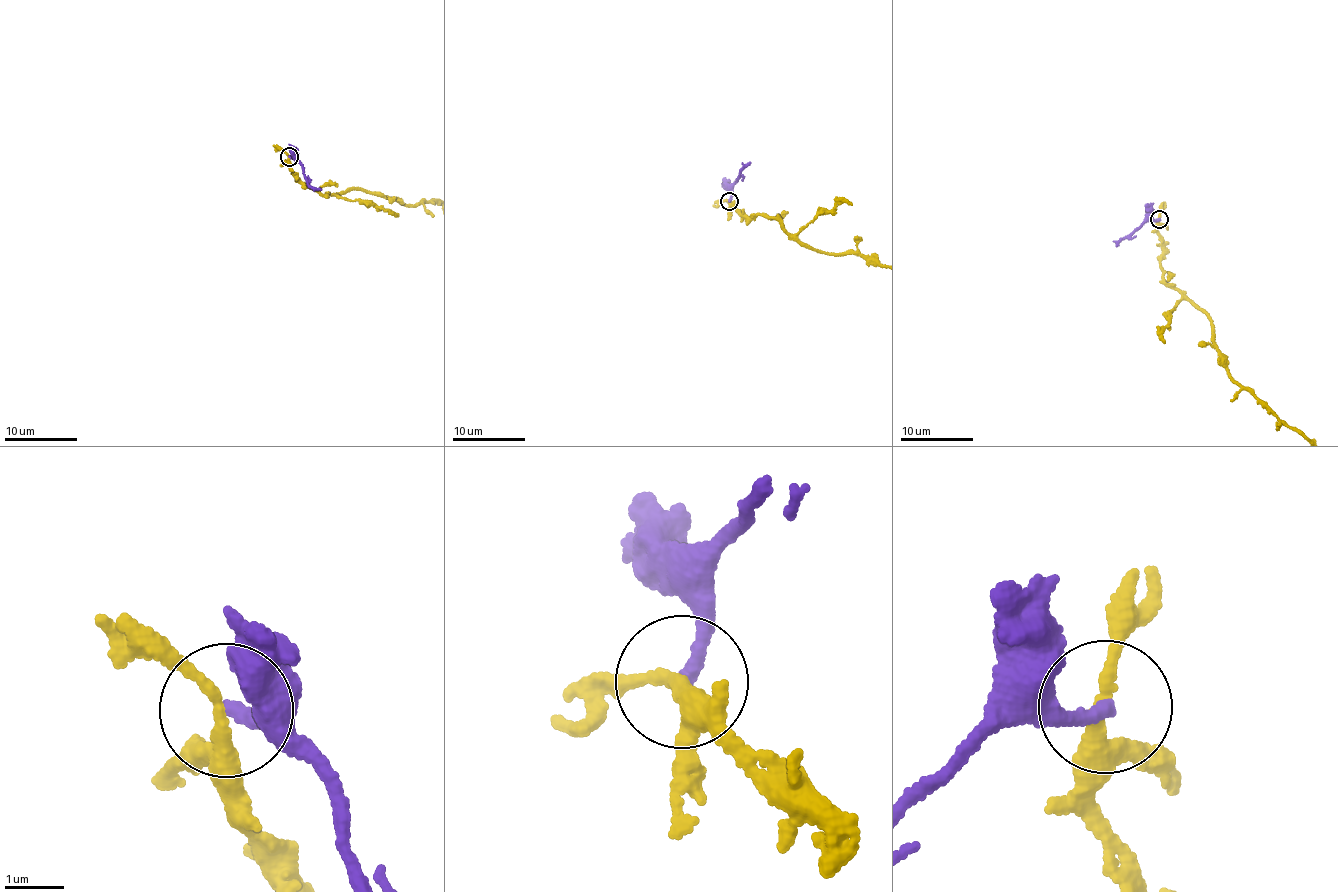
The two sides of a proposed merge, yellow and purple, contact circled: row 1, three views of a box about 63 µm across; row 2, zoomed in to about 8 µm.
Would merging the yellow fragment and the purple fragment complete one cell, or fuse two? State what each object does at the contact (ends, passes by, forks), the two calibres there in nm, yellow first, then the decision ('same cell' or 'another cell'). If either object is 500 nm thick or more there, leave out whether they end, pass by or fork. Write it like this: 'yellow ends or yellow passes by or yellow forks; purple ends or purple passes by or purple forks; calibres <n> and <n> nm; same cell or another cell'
yellow passes by; purple ends; calibres 240 and 240 nm; another cell

